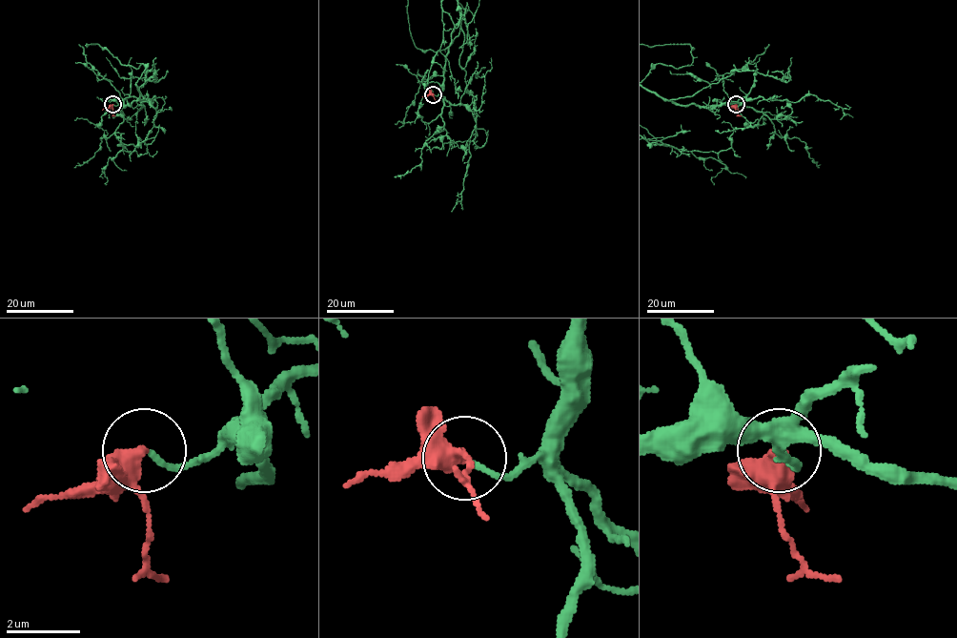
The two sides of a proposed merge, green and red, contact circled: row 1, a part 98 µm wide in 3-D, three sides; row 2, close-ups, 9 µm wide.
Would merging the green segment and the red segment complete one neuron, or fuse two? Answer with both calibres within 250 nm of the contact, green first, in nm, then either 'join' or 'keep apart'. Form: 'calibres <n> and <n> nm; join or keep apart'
calibres 130 and 380 nm; join

